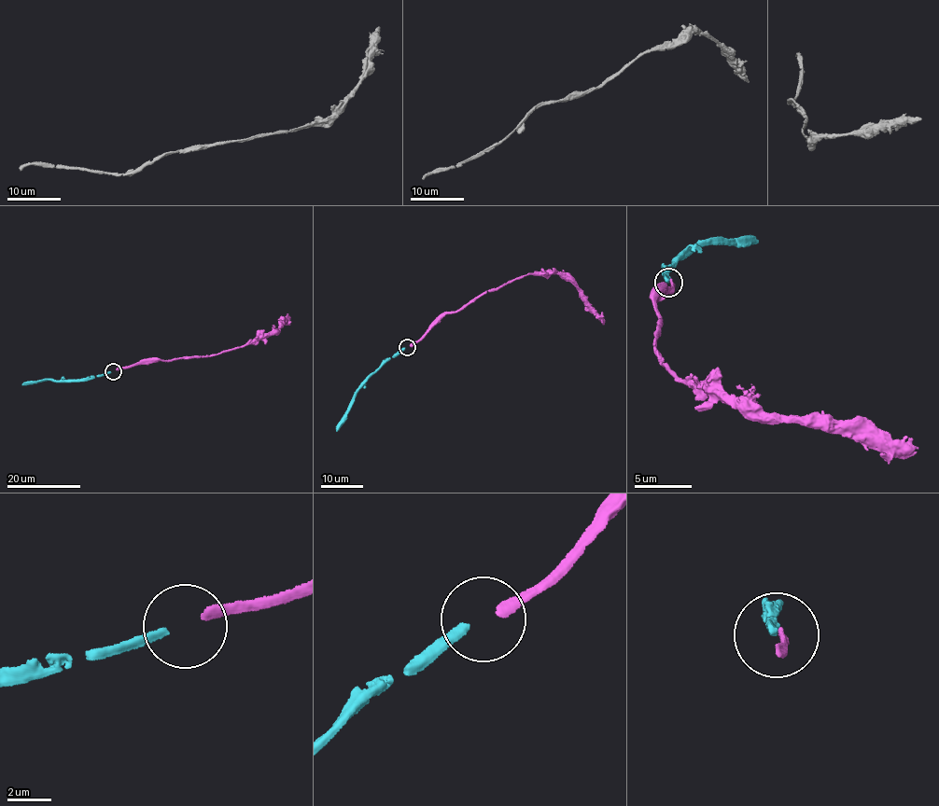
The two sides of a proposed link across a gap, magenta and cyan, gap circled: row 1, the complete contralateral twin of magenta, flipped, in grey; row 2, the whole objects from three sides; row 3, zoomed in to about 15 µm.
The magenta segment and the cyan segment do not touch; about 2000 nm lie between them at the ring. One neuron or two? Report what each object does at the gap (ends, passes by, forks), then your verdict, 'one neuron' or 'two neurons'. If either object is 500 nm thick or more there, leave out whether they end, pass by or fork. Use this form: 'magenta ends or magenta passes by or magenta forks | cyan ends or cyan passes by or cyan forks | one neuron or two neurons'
magenta ends | cyan ends | one neuron

